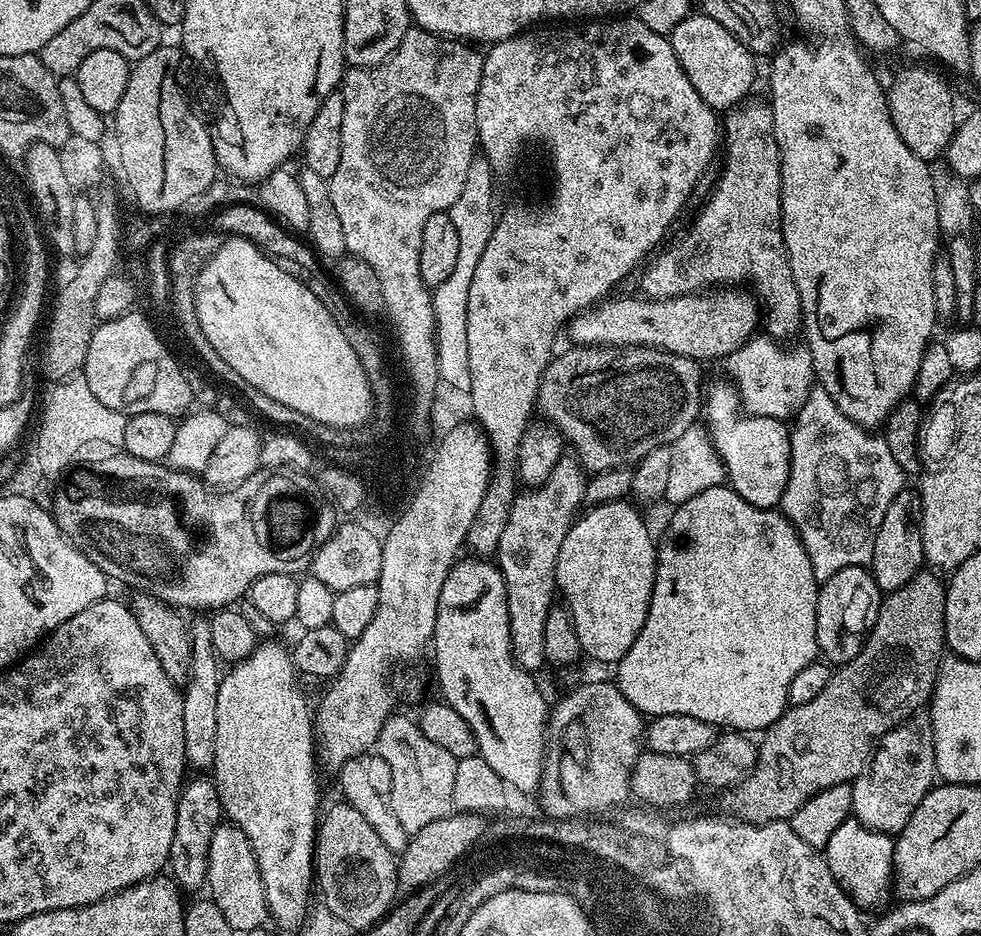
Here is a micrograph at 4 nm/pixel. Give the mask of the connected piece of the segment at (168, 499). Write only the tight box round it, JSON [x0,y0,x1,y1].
[50,454,338,610]

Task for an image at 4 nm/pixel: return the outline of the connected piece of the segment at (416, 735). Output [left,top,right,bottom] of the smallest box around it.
[375,714,456,833]

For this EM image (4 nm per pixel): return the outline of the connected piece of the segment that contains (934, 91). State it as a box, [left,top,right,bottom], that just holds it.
[887,66,958,161]

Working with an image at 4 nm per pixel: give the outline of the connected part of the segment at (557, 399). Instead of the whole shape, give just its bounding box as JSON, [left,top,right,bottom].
[535,346,702,474]

